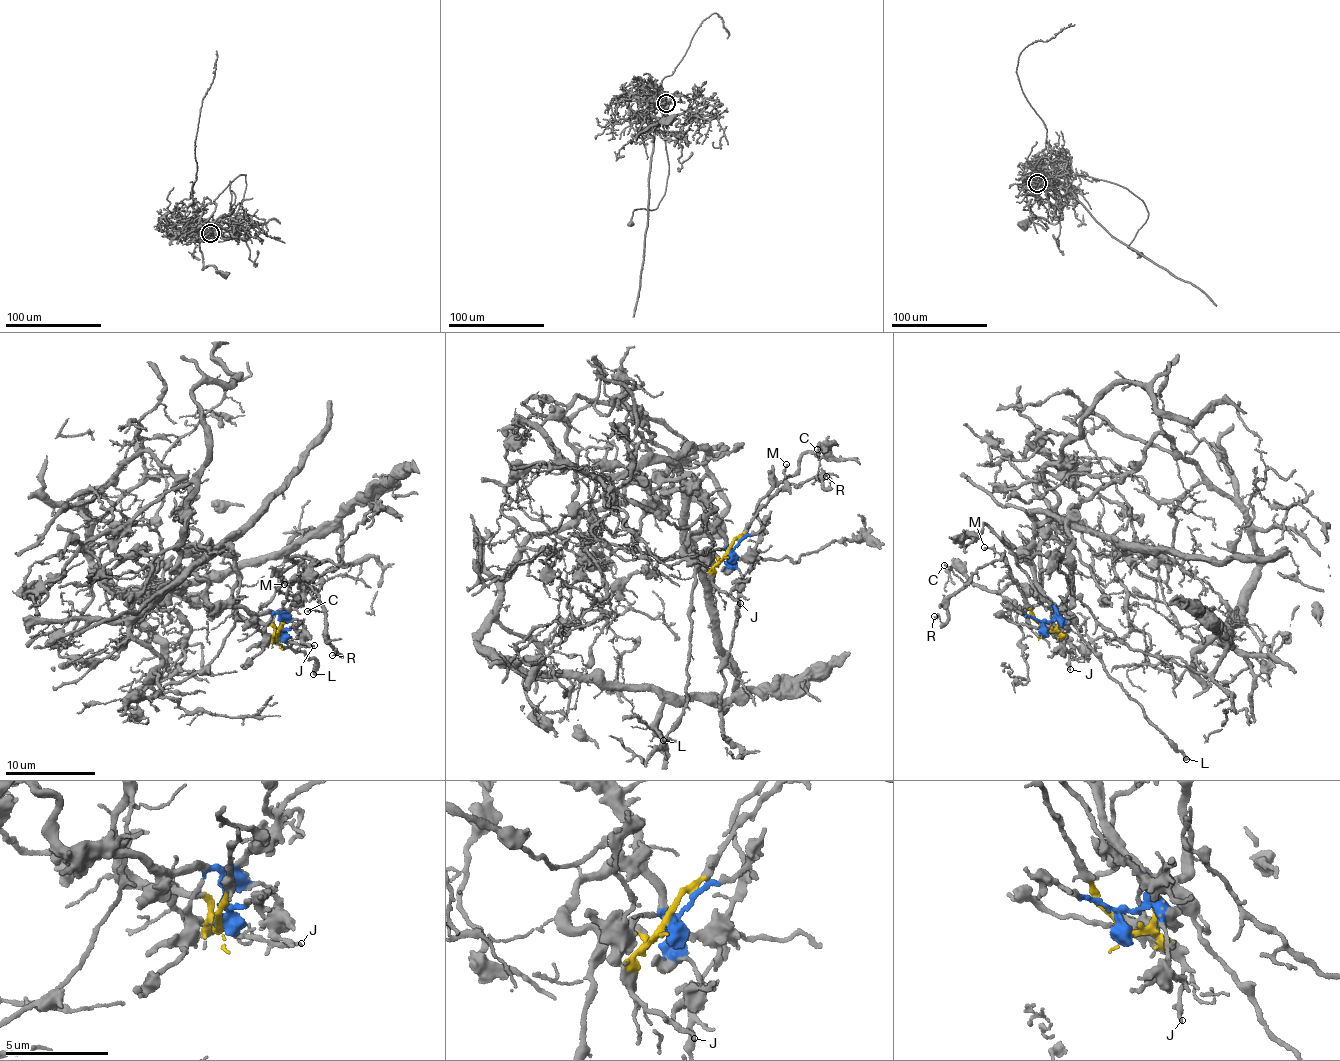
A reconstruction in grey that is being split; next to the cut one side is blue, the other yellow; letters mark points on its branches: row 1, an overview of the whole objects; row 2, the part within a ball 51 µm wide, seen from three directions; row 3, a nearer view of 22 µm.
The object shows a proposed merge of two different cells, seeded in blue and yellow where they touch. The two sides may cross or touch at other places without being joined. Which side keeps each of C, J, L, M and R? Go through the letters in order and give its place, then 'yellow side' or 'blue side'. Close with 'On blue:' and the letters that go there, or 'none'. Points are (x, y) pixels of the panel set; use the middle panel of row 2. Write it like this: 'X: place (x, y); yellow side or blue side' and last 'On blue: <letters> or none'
C: place (817, 449); yellow side
J: place (740, 603); yellow side
L: place (663, 740); yellow side
M: place (786, 464); yellow side
R: place (826, 476); yellow side
On blue: none

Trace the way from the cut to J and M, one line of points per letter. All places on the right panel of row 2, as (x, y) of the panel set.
J: (1041, 626), (1068, 641), (1071, 652), (1069, 670)
M: (1041, 626), (1032, 616), (1031, 606), (1003, 557), (983, 547)

